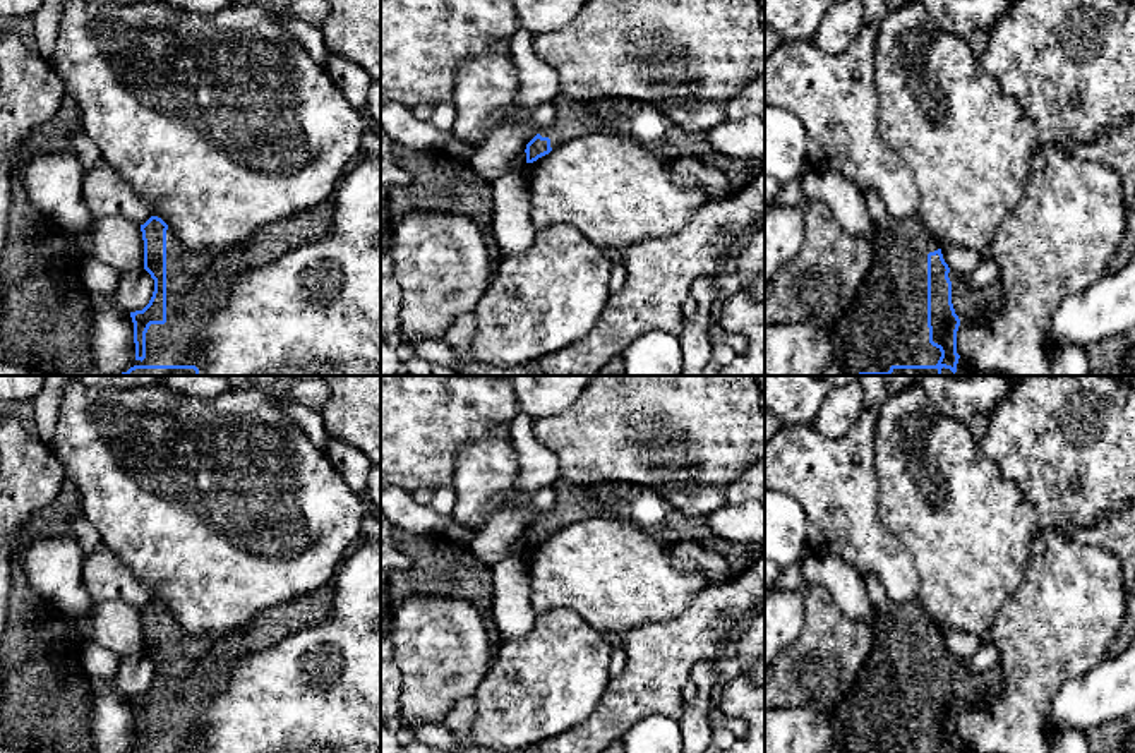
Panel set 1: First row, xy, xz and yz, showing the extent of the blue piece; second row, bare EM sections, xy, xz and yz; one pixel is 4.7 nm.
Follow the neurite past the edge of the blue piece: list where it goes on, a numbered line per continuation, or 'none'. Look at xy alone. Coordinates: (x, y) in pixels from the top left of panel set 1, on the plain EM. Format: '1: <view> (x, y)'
1: xy (194, 664)

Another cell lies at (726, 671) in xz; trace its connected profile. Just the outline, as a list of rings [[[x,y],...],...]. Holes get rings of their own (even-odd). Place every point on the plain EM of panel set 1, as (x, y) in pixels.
[[[727,659],[715,664],[713,688],[727,684],[741,676],[741,664],[737,659]]]

